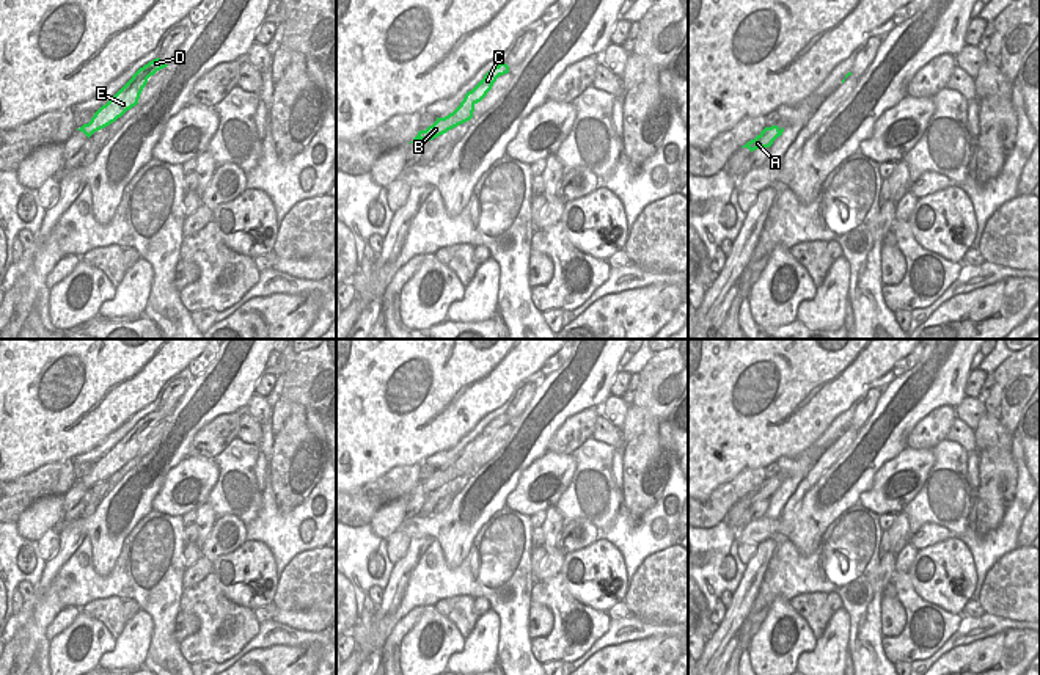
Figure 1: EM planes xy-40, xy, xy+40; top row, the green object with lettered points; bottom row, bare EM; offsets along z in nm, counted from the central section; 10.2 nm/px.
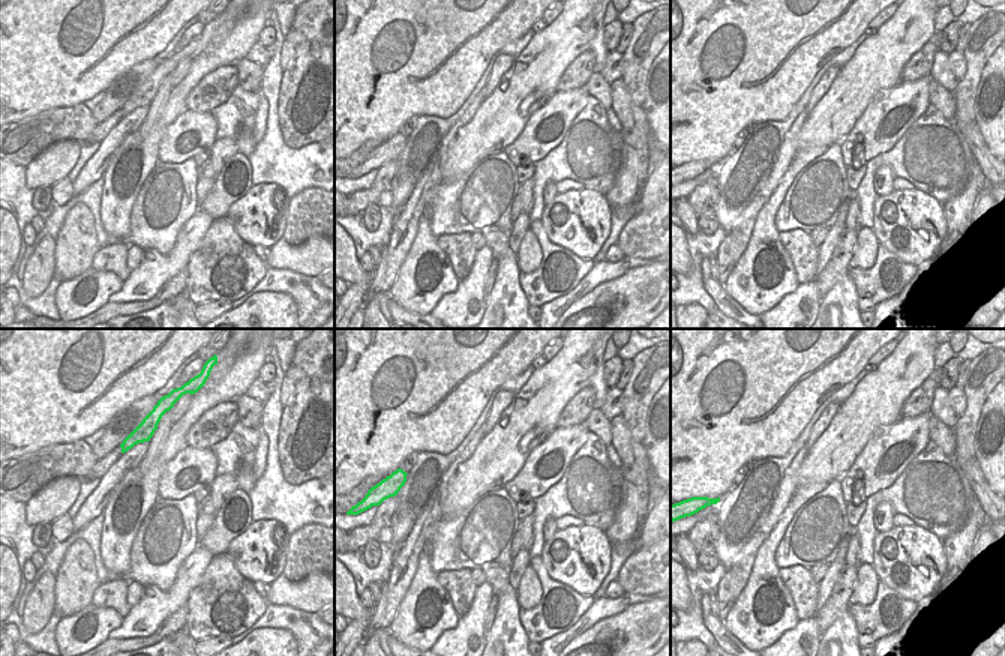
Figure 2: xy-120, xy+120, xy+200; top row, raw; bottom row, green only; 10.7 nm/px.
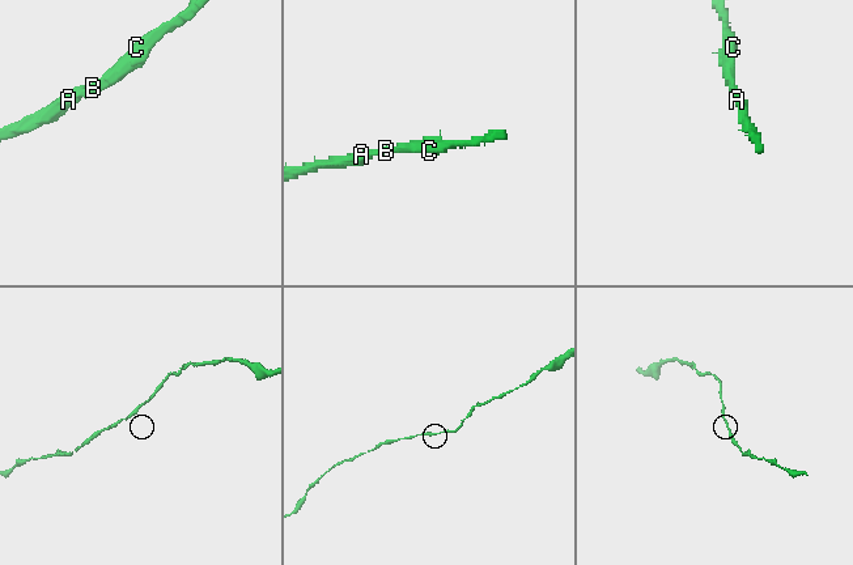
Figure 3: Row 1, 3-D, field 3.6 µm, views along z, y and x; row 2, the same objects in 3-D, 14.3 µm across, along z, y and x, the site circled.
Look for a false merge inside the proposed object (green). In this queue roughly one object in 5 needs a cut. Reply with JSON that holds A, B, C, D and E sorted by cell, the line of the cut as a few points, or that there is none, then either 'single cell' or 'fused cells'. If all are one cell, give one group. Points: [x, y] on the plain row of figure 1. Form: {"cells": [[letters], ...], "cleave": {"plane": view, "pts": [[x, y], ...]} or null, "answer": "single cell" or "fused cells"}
{"cells": [["A", "B", "C", "D", "E"]], "cleave": null, "answer": "single cell"}

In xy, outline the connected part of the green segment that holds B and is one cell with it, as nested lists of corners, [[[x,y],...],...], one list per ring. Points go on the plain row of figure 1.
[[[503,413],[493,421],[490,421],[484,430],[465,446],[460,457],[445,469],[437,469],[437,472],[426,482],[419,482],[418,487],[410,493],[424,491],[426,494],[446,485],[448,482],[470,472],[473,469],[474,457],[481,454],[487,444],[492,441],[493,435],[500,427],[509,424],[509,418]]]

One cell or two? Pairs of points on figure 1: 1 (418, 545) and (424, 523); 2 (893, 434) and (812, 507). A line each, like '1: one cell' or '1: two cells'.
1: two cells
2: one cell

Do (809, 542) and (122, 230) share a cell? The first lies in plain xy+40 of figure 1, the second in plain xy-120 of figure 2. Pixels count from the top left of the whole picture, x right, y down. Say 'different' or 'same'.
same

